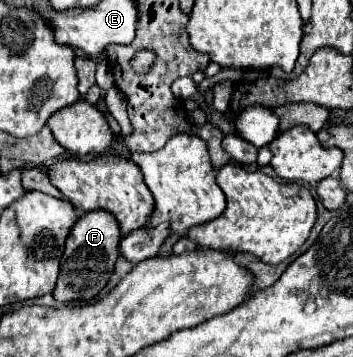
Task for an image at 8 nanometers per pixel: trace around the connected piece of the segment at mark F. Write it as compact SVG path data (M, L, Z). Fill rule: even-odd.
M94 210L94 212L82 214L68 234L62 262L60 262L58 284L52 292L52 296L58 302L96 298L98 292L106 286L106 282L114 270L114 262L120 256L120 252L118 252L120 238L122 236L120 236L118 222L106 210Z

